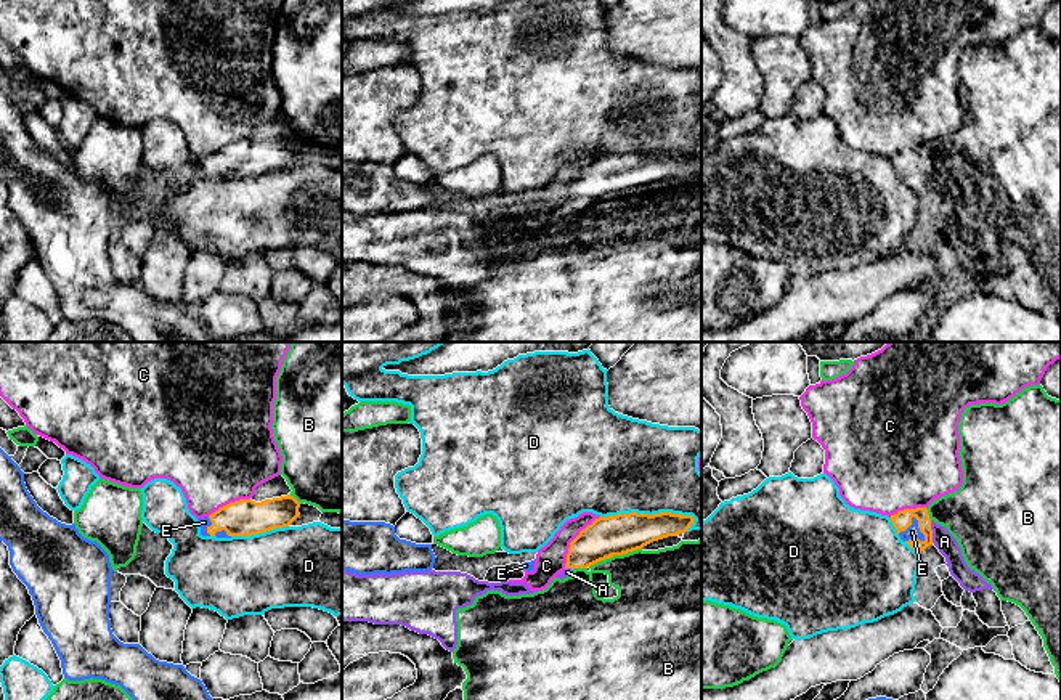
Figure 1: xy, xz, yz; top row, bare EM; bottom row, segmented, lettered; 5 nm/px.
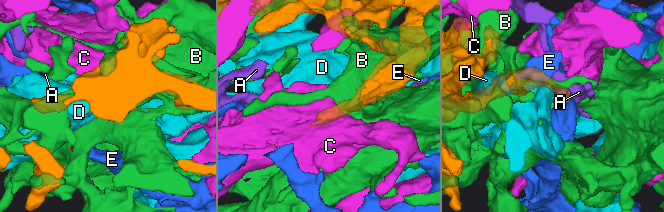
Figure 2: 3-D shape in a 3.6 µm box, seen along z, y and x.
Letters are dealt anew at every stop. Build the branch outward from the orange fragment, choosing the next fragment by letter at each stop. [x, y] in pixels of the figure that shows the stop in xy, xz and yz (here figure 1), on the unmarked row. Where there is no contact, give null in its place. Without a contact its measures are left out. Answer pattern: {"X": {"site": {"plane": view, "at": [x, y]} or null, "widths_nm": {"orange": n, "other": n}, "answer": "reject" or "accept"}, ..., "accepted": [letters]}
{"A": {"site": {"plane": "yz", "at": [931, 172]}, "widths_nm": {"orange": 90, "other": 100}, "answer": "reject"}, "B": {"site": {"plane": "xz", "at": [615, 195]}, "widths_nm": {"orange": 200, "other": 360}, "answer": "reject"}, "C": {"site": {"plane": "xz", "at": [572, 182]}, "widths_nm": {"orange": 200, "other": 150}, "answer": "reject"}, "D": {"site": {"plane": "xz", "at": [647, 154]}, "widths_nm": {"orange": 200, "other": 460}, "answer": "reject"}, "E": {"site": {"plane": "yz", "at": [915, 158]}, "widths_nm": {"orange": 90, "other": 60}, "answer": "accept"}, "accepted": ["E"]}

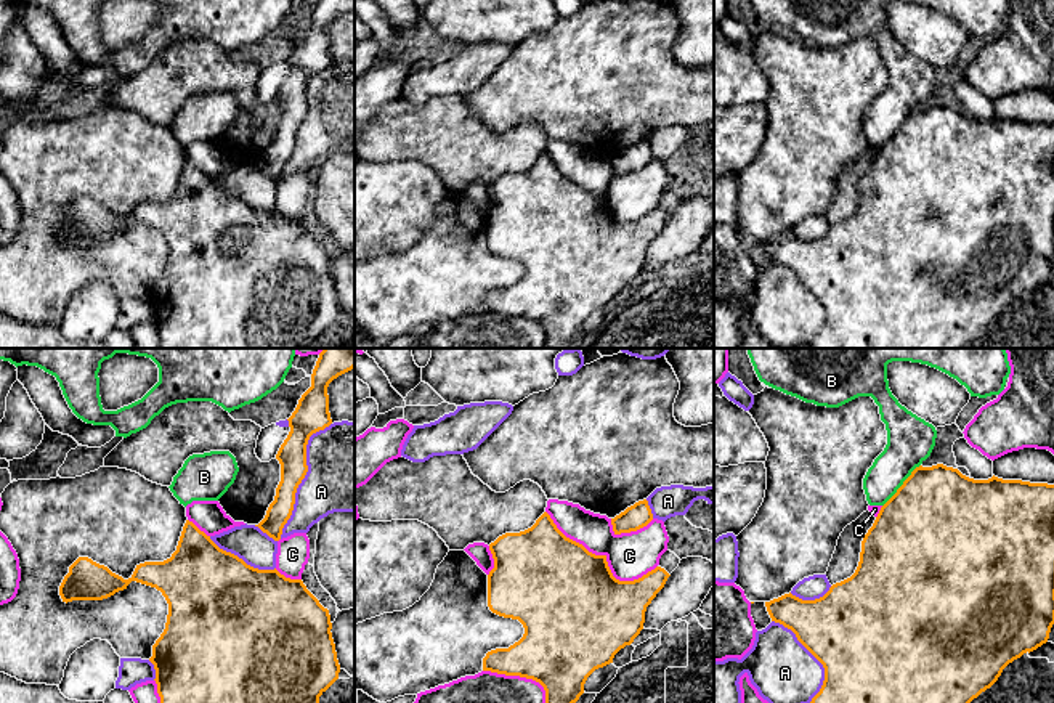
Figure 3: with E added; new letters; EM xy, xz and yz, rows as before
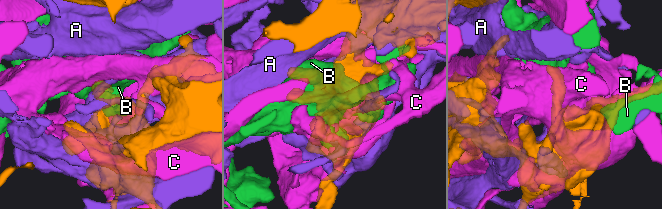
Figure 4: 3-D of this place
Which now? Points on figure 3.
{"A": {"site": {"plane": "xy", "at": [304, 117]}, "widths_nm": {"orange": 140, "other": 440}, "answer": "reject"}, "B": {"site": {"plane": "yz", "at": [902, 125]}, "widths_nm": {"orange": 500, "other": 240}, "answer": "accept"}, "C": {"site": {"plane": "xz", "at": [604, 196]}, "widths_nm": {"orange": 460, "other": 240}, "answer": "reject"}, "accepted": ["B"]}

